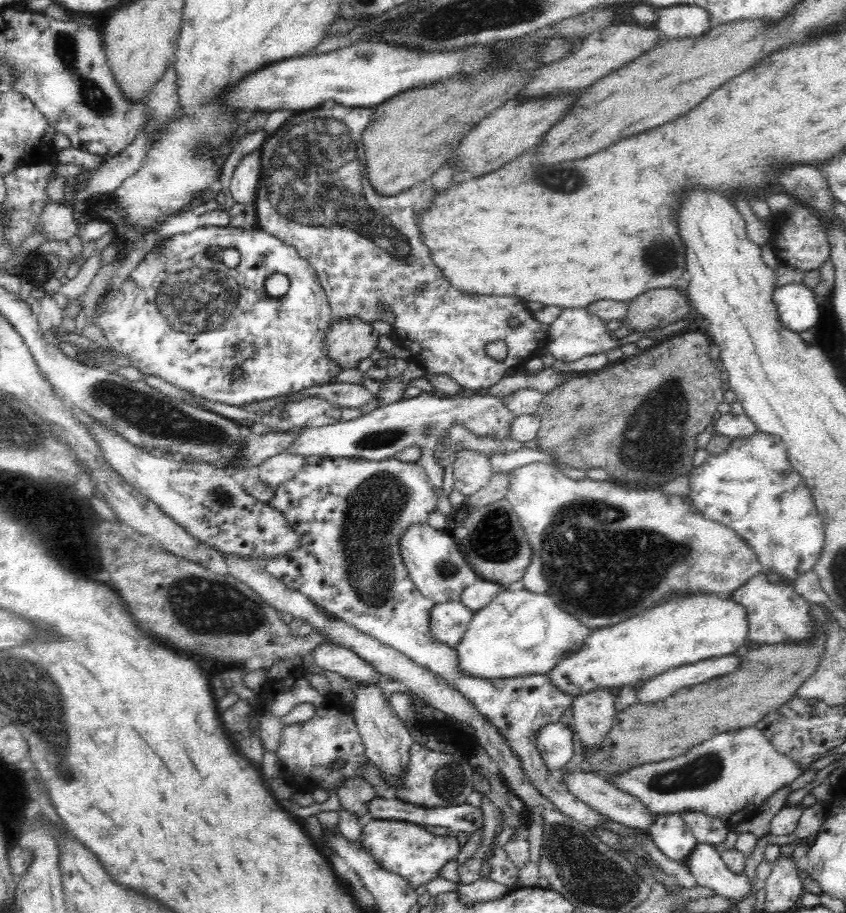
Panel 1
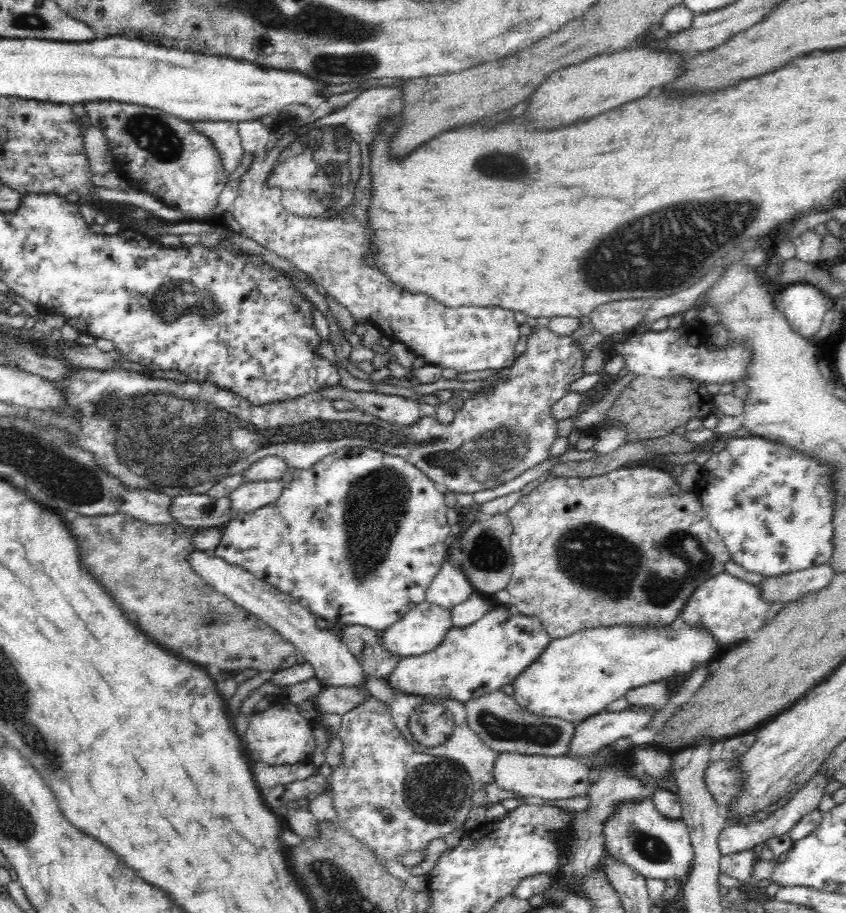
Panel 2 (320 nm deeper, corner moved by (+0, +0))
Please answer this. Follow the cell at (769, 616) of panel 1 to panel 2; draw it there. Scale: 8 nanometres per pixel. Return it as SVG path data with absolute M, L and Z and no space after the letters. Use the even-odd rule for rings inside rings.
M720 572L704 580L686 600L679 618L673 622L674 630L680 625L694 626L710 632L714 641L720 646L739 643L746 639L756 638L757 633L779 612L782 603L766 603L760 597L760 587L731 574Z

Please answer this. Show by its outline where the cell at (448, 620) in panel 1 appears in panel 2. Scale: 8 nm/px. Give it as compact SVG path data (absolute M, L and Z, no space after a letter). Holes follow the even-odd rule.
M425 600L422 604L412 607L403 618L394 622L394 625L391 625L386 631L378 632L378 641L384 651L388 651L394 656L400 658L418 656L418 654L434 650L453 628L452 622L449 610Z

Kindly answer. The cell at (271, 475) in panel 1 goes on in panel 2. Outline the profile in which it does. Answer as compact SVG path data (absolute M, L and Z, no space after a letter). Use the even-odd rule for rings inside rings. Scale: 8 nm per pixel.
M281 480L243 482L227 497L231 503L231 519L236 518L238 514L248 514L248 512L269 506L282 496L282 492Z

